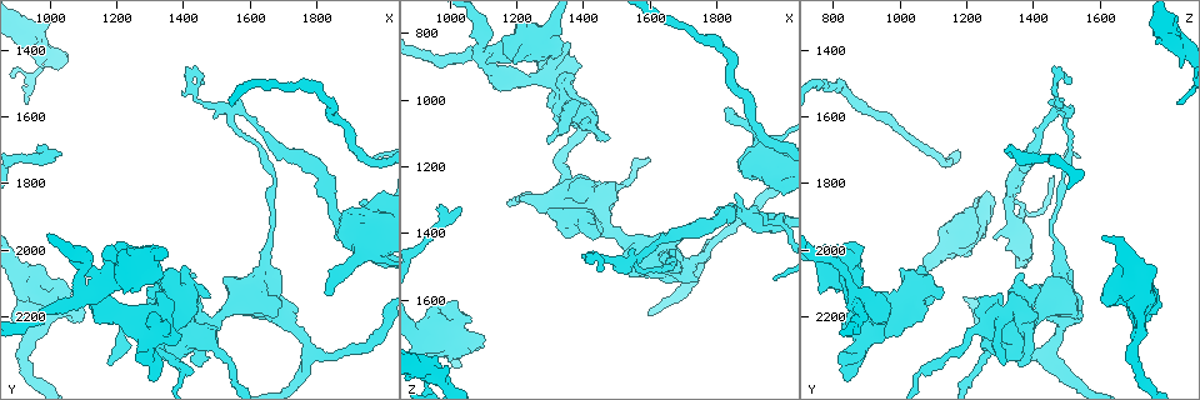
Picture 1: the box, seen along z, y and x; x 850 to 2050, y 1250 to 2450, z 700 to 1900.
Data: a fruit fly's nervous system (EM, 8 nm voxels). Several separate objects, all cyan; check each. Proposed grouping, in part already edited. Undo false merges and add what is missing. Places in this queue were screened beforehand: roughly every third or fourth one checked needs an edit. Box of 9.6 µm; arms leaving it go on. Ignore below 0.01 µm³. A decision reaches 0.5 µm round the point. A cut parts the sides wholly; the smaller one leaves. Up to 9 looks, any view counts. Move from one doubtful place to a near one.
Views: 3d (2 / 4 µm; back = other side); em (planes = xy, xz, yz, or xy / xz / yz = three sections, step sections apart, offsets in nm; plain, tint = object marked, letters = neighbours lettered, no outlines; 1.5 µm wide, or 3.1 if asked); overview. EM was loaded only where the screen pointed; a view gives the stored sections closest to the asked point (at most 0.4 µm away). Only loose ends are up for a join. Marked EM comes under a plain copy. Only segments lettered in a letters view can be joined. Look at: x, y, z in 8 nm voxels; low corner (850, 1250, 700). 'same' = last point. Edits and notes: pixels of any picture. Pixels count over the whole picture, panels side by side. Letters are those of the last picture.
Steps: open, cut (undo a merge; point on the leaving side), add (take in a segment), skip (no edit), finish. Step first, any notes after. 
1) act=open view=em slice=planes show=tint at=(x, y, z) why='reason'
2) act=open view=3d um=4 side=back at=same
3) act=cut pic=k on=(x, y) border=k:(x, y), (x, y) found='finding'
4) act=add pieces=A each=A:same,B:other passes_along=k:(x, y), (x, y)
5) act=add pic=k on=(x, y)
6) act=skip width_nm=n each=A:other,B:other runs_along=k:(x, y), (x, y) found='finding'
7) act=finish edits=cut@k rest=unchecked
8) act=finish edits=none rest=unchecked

act=open view=3d um=4 at=(1890, 1890, 1210) why='thick end'

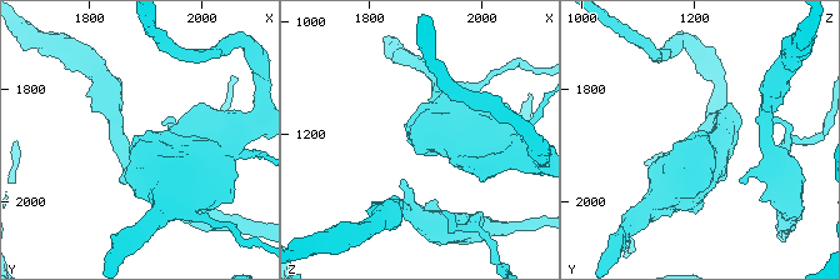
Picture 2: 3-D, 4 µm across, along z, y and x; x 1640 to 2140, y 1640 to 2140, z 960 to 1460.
act=open view=em slice=planes show=letters at=(1875, 1885, 1215)

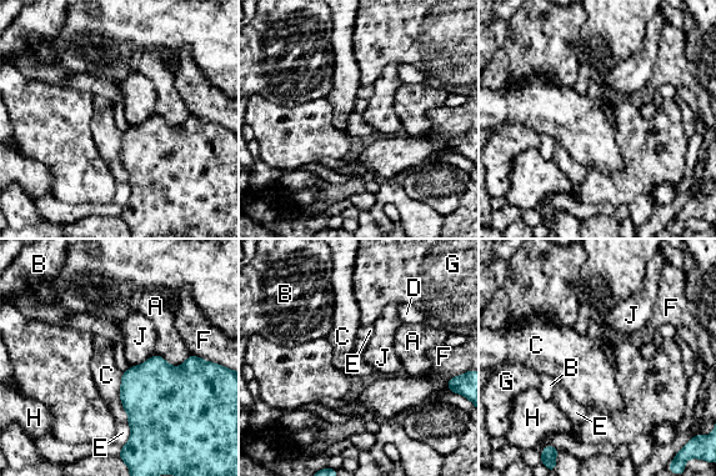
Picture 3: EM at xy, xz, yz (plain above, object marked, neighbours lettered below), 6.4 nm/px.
act=skip each=A:other,B:other,C:other,D:other,E:other,F:other,G:other,H:other,J:other border=3:(121, 372), (120, 402), (128, 421) found='none of them fits'

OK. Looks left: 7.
act=open view=em slice=planes show=letters at=(1540, 1590, 1500) why='abrupt turn'

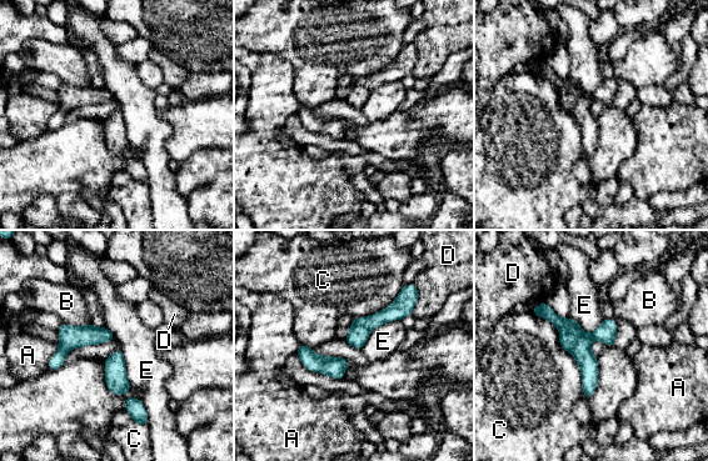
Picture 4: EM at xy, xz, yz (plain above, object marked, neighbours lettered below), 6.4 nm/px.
act=cut pic=4 on=(567, 340) longest_contact=C:400nm each=A:other,B:other,C:other,D:other,E:other part_leaving=4:(110, 336), (76, 336), (51, 366) found='a second neuron is stuck on'

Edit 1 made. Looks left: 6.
act=open view=overview

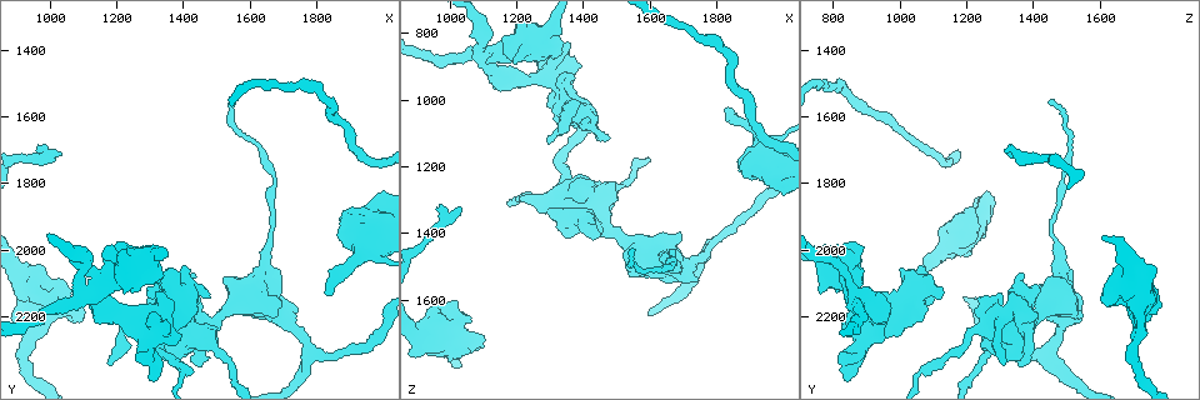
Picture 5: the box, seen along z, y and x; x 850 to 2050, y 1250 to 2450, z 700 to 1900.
act=open view=3d um=2 at=(1470, 2140, 1110) why='stops while still wide'

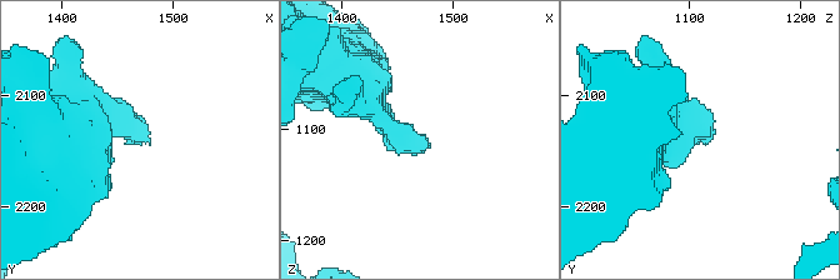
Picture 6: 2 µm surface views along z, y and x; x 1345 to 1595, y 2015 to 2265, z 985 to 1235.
act=open view=em slice=planes show=letters at=(1478, 2138, 1116) why='need the tissue'

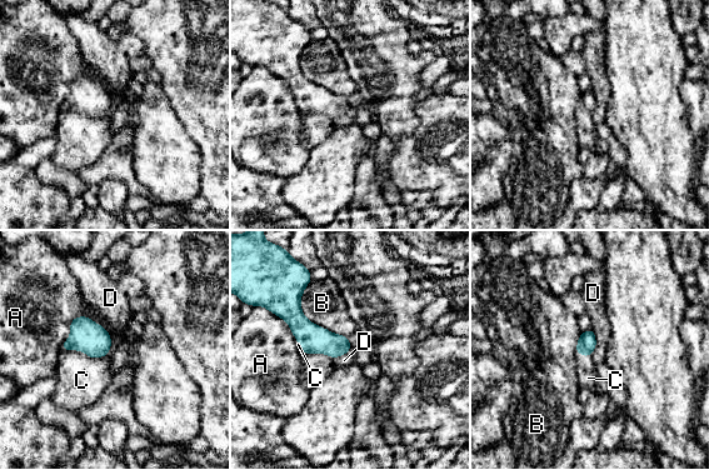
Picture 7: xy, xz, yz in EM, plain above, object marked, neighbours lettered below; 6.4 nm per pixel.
act=add pic=7 on=(81, 380) longest_contact=D:320nm each=A:other,B:other,C:same,D:other passes_along=7:(86, 335), (84, 351), (81, 380) found='the neuron continues'

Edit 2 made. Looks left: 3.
act=open view=overview

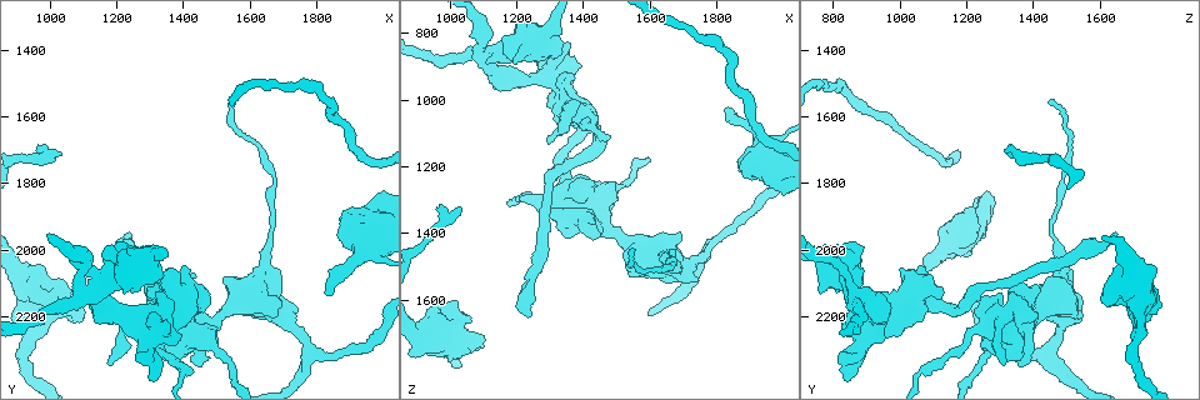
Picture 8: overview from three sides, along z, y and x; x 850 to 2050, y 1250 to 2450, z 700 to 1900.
act=open view=em slice=xy step=8 show=letters at=(1830, 2140, 1020) why='branch stops here'

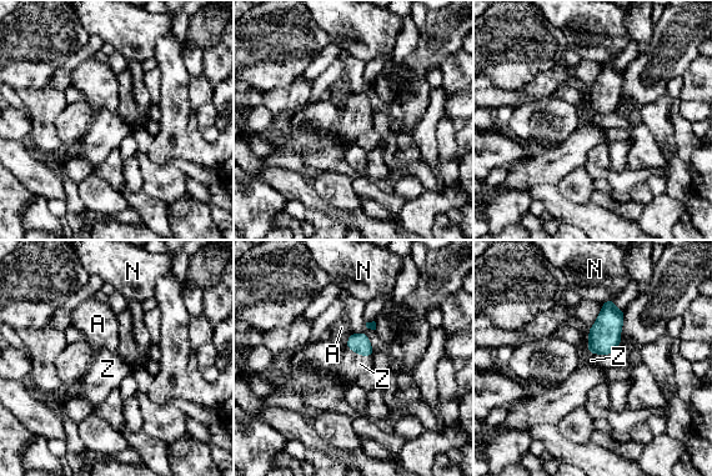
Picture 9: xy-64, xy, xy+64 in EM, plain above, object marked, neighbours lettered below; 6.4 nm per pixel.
act=open view=em slice=planes show=letters at=same why='another direction'

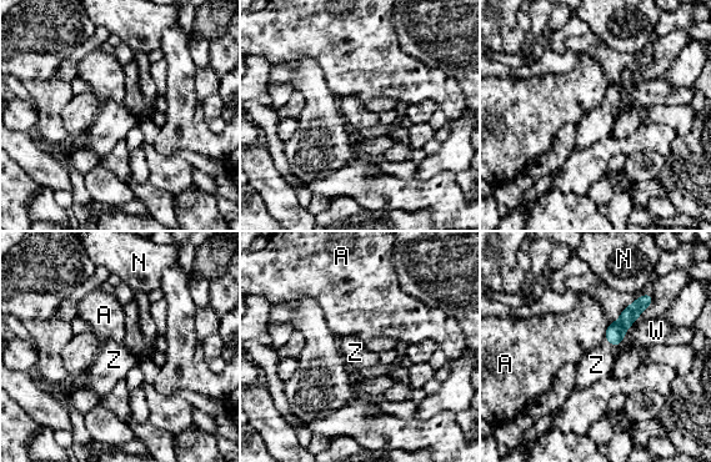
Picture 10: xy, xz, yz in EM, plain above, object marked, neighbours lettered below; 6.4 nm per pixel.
act=add pic=10 on=(596, 365) each=A:other,N:other,W:other,Z:same passes_along=10:(615, 332), (611, 344), (596, 365) found='it goes on there'

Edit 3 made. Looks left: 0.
act=finish edits=cut@4,add@7,add@10 rest=unchecked

